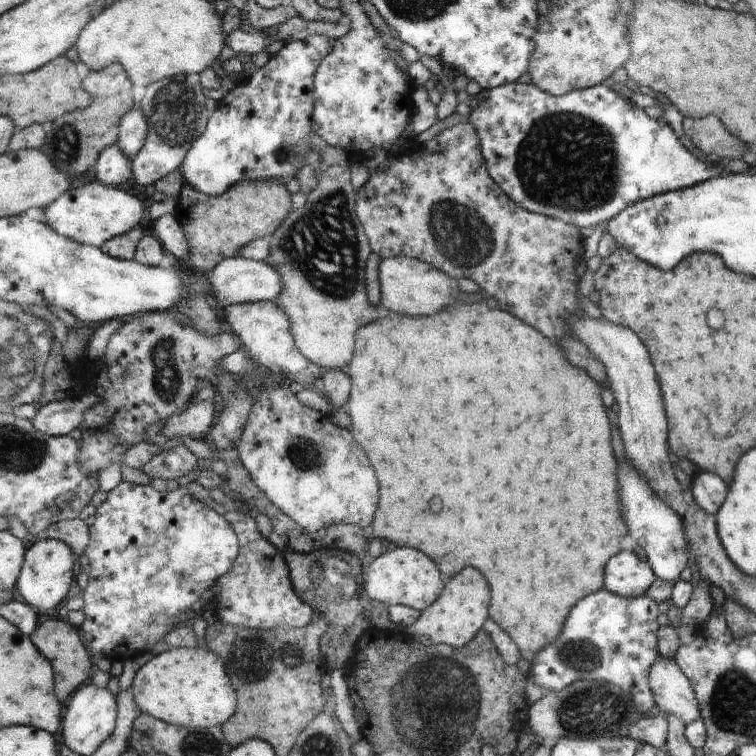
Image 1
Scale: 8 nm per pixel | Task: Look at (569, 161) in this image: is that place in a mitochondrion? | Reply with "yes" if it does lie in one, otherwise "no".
yes

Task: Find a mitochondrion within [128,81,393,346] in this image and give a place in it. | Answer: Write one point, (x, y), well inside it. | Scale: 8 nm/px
(323, 247)

